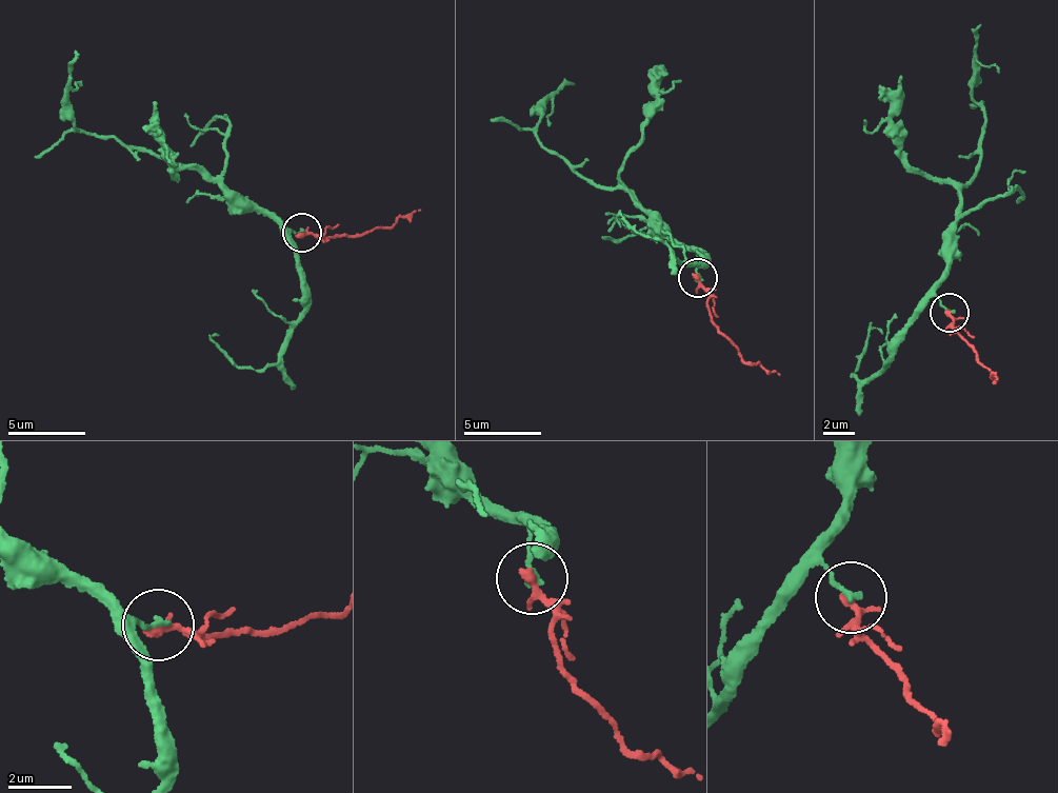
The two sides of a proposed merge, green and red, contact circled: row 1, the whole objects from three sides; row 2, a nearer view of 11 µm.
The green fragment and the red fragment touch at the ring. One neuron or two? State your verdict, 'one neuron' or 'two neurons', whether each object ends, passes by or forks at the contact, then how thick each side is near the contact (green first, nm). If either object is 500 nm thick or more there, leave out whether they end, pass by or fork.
two neurons; green ends; red ends; calibres 170 and 300 nm

